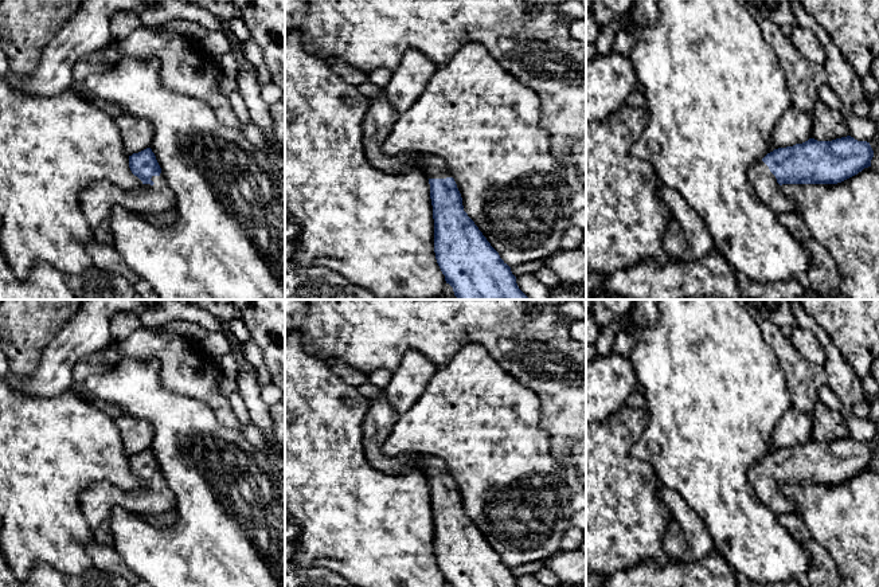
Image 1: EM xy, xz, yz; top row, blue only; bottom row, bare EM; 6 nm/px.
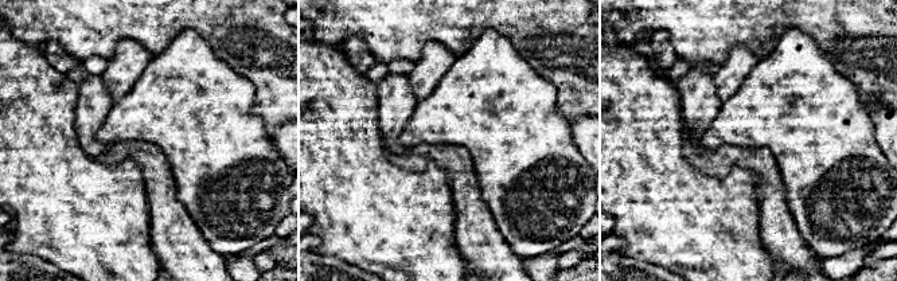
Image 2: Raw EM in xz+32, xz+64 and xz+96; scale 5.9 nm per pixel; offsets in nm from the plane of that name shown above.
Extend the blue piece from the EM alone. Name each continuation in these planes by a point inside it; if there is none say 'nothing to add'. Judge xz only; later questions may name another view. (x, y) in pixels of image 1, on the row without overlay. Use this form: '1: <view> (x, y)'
1: xz (433, 470)

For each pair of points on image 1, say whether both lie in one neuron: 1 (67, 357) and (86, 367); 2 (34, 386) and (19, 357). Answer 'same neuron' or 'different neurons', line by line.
1: different neurons
2: different neurons

